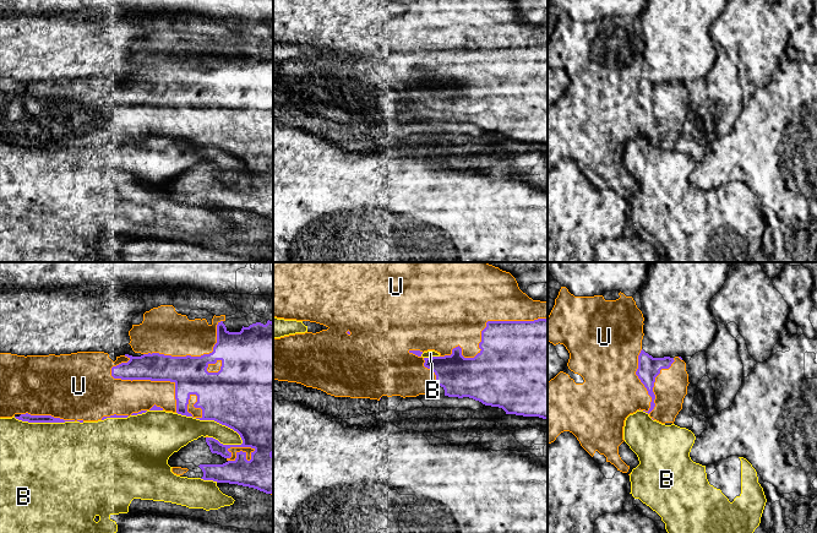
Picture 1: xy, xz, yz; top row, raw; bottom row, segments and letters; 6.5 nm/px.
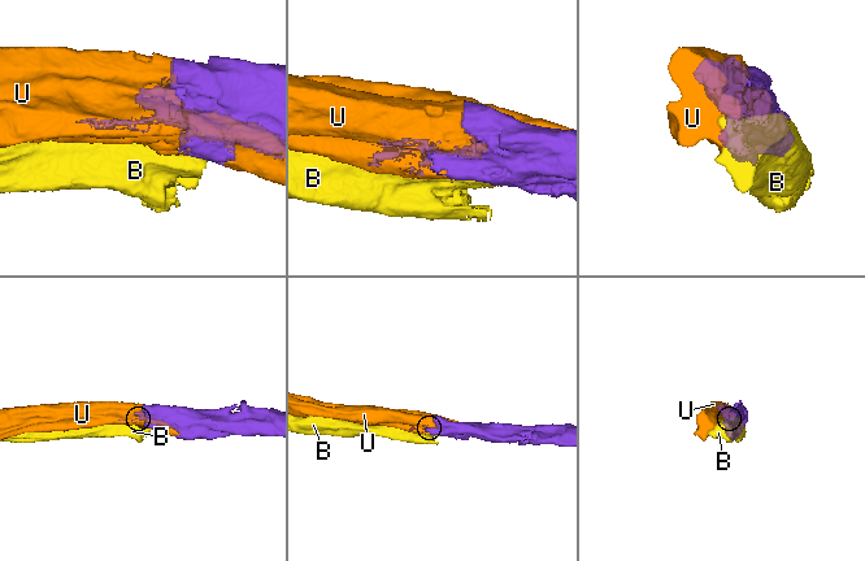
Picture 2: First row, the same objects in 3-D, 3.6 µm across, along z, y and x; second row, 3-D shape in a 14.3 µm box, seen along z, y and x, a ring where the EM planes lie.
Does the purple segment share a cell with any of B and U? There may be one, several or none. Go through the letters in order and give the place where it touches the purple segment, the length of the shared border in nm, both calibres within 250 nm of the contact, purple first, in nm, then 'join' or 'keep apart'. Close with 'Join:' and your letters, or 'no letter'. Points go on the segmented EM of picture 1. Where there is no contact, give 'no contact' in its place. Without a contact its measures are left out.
B: xy (221, 423) | 360 nm | 480/180 nm | keep apart
U: xz (483, 330) | 750 nm | 420/480 nm | join
Join: U

